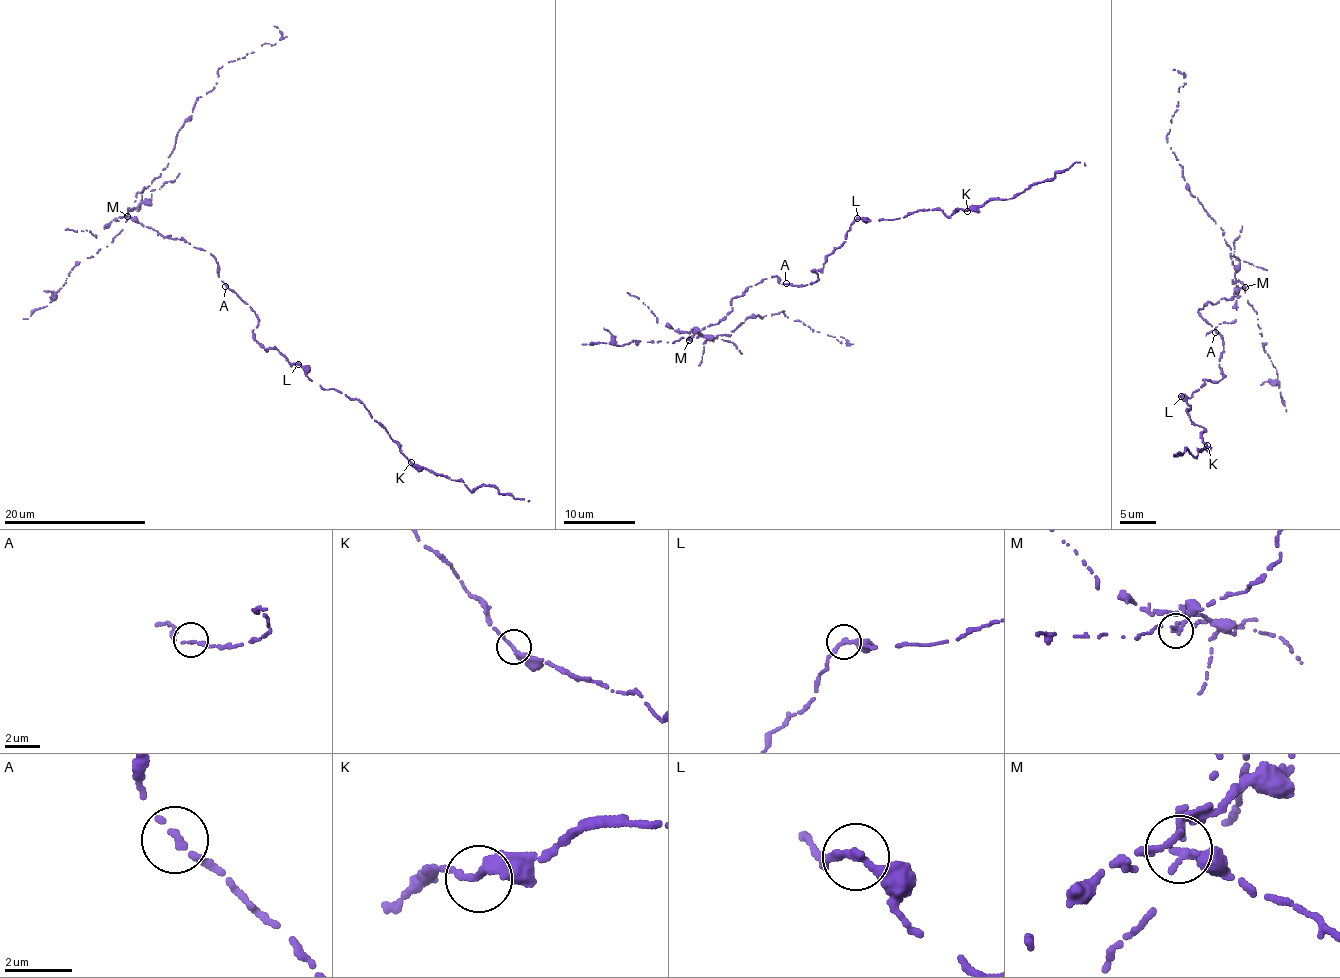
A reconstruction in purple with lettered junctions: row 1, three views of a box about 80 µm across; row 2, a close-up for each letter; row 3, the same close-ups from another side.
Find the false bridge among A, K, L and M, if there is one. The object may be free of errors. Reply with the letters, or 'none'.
M

